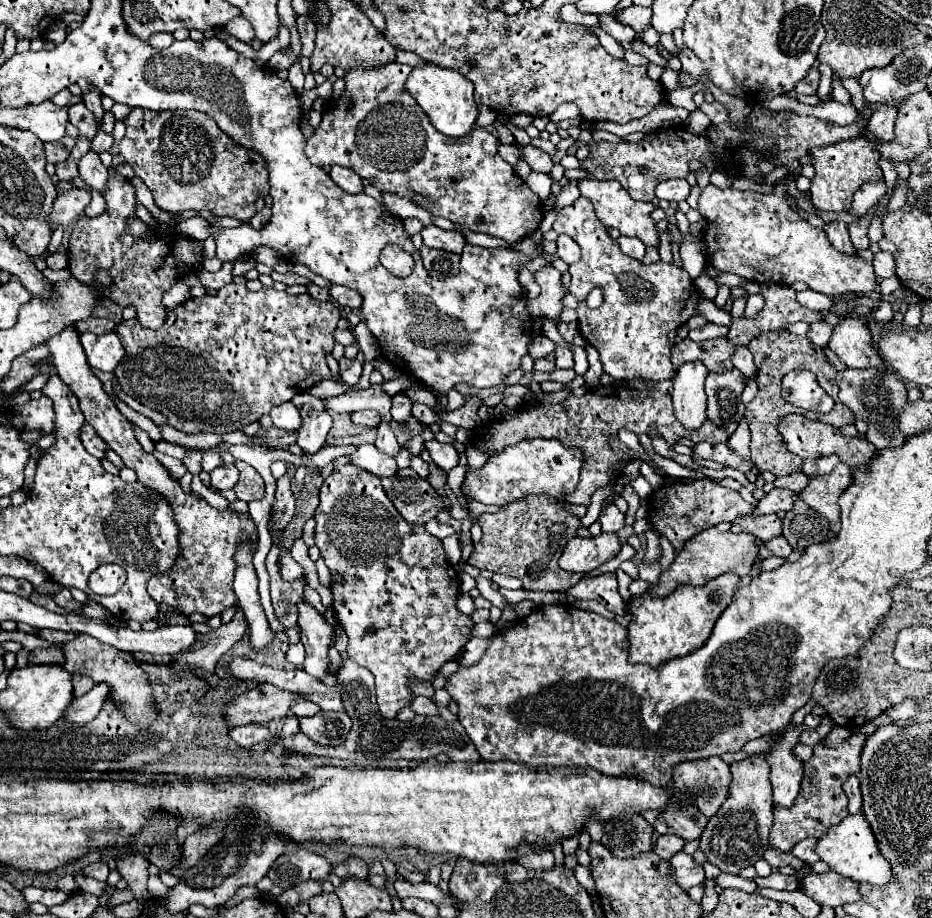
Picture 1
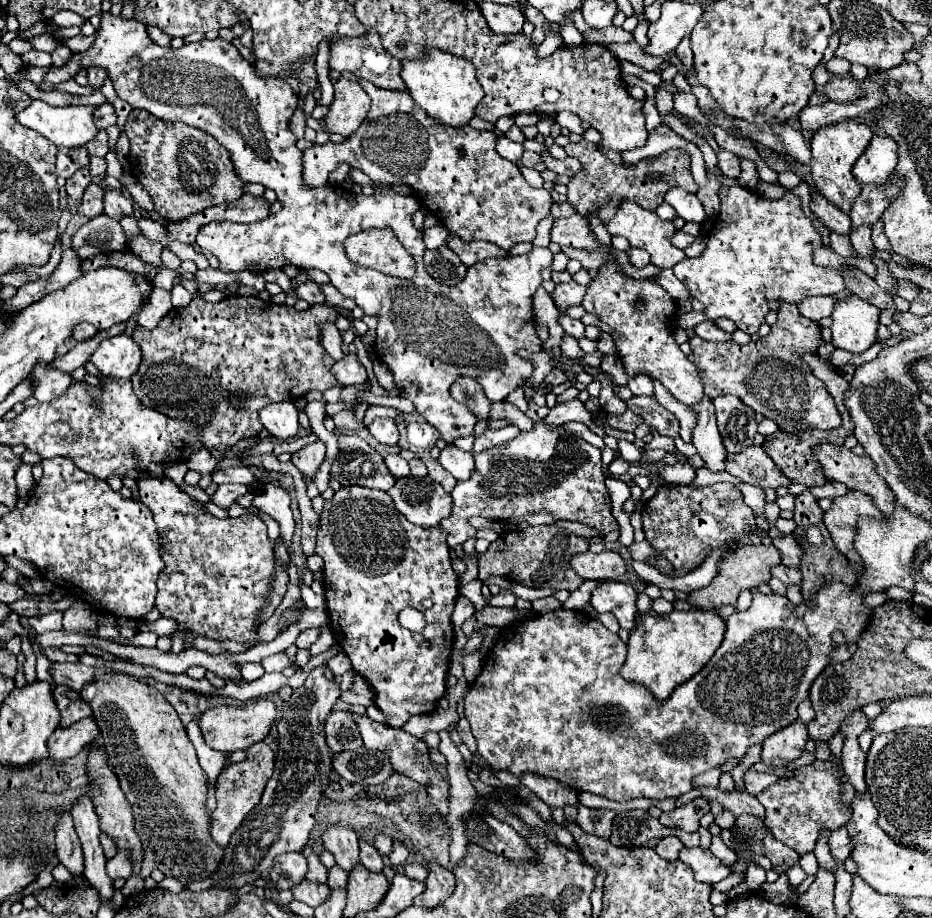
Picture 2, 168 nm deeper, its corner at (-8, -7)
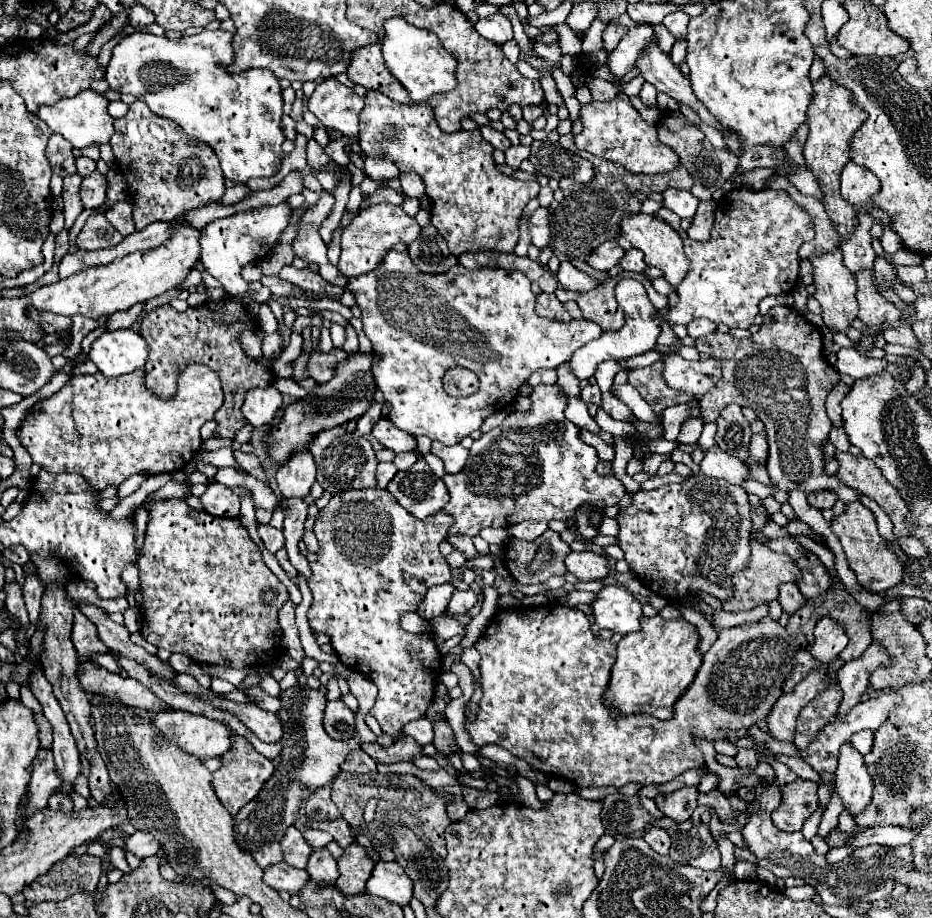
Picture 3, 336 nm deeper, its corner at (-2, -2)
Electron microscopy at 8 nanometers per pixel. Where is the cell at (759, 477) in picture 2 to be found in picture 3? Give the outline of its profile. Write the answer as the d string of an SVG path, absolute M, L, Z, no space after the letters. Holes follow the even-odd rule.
M758 433L752 435L750 439L750 447L748 447L748 459L744 461L748 469L752 469L754 465L766 465L768 459L768 443L766 443L766 433Z

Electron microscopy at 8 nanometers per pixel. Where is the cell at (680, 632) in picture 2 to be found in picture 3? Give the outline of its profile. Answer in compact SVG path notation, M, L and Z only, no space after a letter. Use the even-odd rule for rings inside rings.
M642 617L642 629L624 635L618 643L618 657L612 665L612 679L606 701L622 713L648 713L656 719L670 719L674 701L686 691L702 663L698 651L700 633L686 619L664 621L662 617Z

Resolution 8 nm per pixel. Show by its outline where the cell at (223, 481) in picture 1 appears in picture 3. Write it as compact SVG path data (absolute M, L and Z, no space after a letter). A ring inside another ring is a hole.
M216 481L208 483L208 489L200 499L202 499L204 511L216 517L236 517L240 511L238 495L230 487Z

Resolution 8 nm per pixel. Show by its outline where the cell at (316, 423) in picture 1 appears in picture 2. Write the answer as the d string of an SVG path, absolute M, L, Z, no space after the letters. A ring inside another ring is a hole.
M318 440L314 444L304 446L302 450L292 454L292 464L302 472L306 482L312 482L316 472L320 470L322 462L324 462L324 454L326 454L326 446Z

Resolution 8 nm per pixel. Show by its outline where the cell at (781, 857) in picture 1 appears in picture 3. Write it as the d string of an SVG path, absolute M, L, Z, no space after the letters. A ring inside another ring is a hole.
M710 791L708 795L702 795L702 793L700 793L698 803L700 803L700 805L712 805L712 807L716 809L718 819L726 824L732 823L740 813L730 805L730 801L728 801L726 797L720 795L718 791Z

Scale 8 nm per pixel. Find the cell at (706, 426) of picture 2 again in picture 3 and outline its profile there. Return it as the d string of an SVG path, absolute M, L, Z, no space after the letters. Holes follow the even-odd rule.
M716 445L712 449L706 449L704 459L700 463L700 469L708 477L726 479L726 481L730 481L734 485L740 485L748 477L746 465L740 459L730 457L726 451L722 451Z

